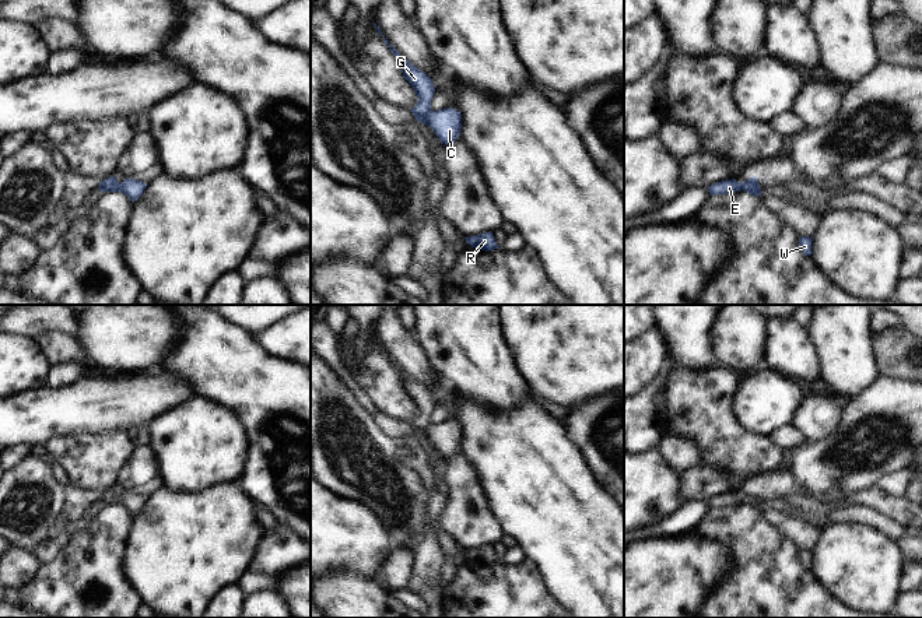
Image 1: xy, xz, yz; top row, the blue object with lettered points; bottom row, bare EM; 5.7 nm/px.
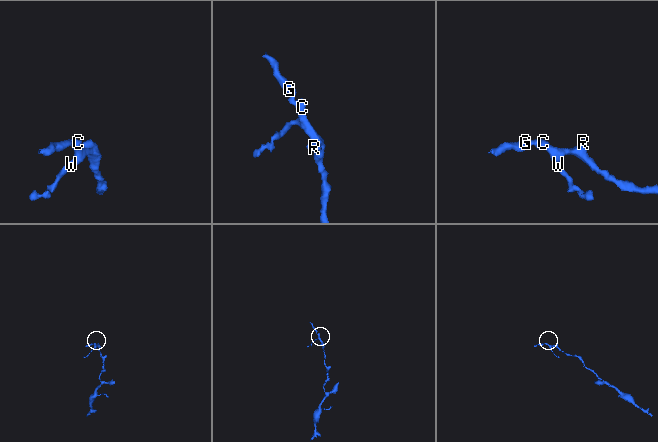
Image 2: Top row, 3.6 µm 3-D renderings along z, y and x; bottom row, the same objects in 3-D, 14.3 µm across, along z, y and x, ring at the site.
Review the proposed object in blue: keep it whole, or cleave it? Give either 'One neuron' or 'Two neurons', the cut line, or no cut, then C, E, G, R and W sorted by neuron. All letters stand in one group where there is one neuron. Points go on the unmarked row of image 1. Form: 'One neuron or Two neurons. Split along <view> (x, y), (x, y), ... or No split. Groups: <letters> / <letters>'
One neuron. No split. Groups: C E G R W.

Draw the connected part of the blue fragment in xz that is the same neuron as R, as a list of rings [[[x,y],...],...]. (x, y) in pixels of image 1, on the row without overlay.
[[[484,545],[464,552],[471,561],[477,561],[485,565],[499,562],[499,559],[495,558],[492,545]]]

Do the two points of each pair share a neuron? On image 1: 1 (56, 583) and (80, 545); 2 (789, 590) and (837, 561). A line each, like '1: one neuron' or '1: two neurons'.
1: one neuron
2: two neurons

